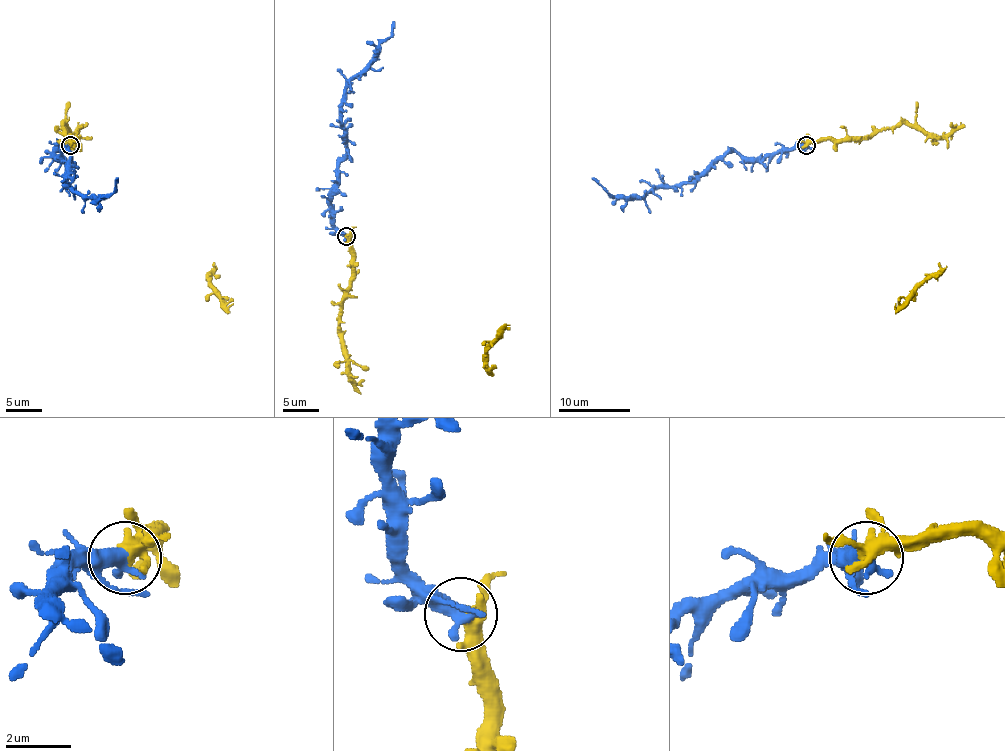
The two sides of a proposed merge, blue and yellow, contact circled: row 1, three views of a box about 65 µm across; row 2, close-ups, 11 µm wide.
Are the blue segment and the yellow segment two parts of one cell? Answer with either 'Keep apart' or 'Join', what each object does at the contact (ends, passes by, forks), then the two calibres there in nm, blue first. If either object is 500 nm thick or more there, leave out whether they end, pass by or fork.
Join. Thickness 550 nm (blue) against 320 nm

